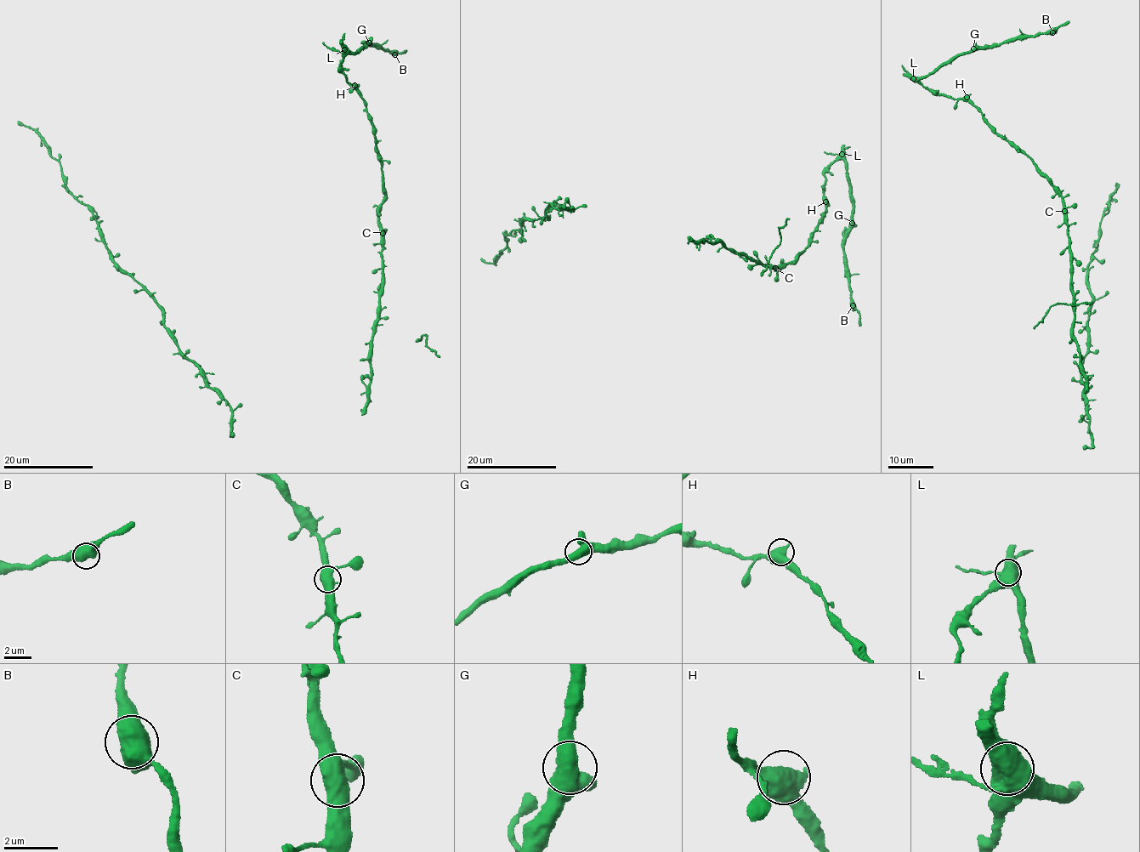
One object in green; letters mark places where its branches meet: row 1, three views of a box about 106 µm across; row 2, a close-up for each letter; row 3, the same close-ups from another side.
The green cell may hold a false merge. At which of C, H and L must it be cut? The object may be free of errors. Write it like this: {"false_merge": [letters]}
{"false_merge": ["L"]}

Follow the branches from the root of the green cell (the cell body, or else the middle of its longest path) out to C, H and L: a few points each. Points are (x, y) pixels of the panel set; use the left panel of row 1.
C: (371, 372), (370, 341), (372, 339), (372, 325), (377, 318), (381, 288), (382, 233)
H: (371, 372), (370, 341), (377, 318), (382, 276), (378, 211), (384, 195), (371, 119), (354, 85)
L: (371, 372), (370, 341), (382, 276), (378, 211), (384, 195), (370, 115), (360, 93), (338, 70), (345, 49)

